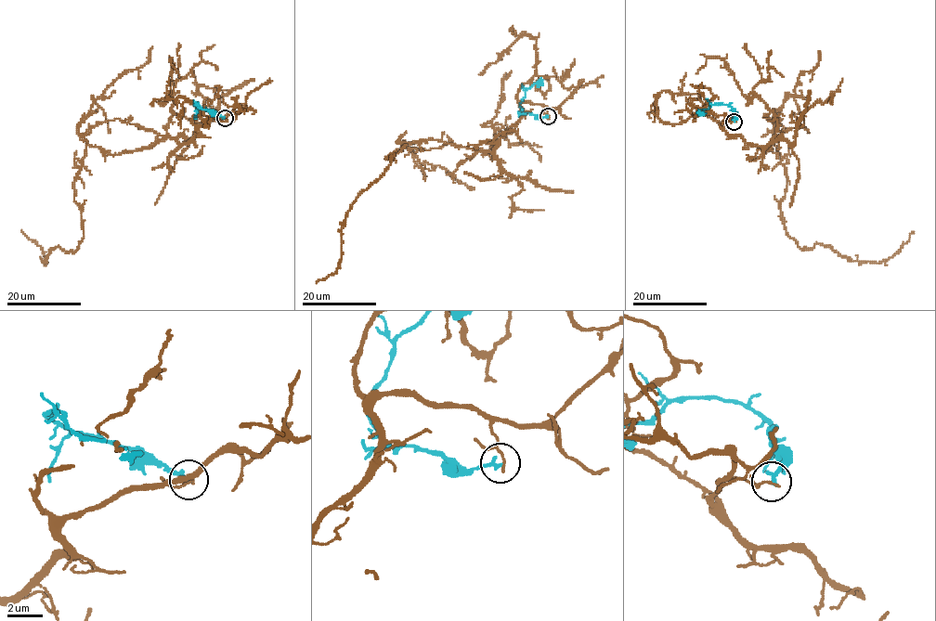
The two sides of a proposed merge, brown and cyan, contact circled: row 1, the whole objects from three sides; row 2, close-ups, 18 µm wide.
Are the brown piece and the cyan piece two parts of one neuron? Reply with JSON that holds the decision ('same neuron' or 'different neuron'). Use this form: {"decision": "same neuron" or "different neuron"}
{"decision": "different neuron"}

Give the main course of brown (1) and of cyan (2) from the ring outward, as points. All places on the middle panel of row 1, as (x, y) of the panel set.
1: (548, 117), (542, 106), (523, 102), (522, 118), (492, 151), (405, 143), (353, 203), (337, 271), (317, 282)
2: (548, 117), (538, 118), (525, 113), (520, 105), (525, 92), (541, 81)

